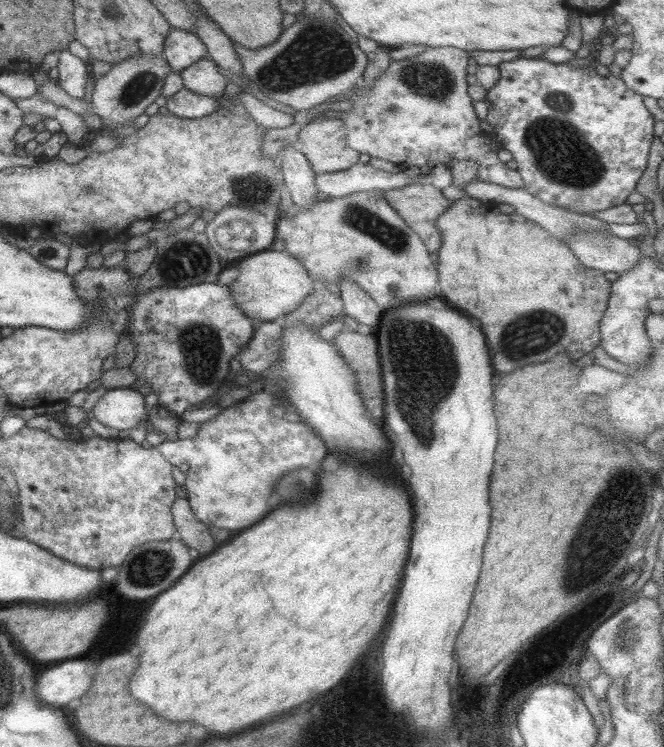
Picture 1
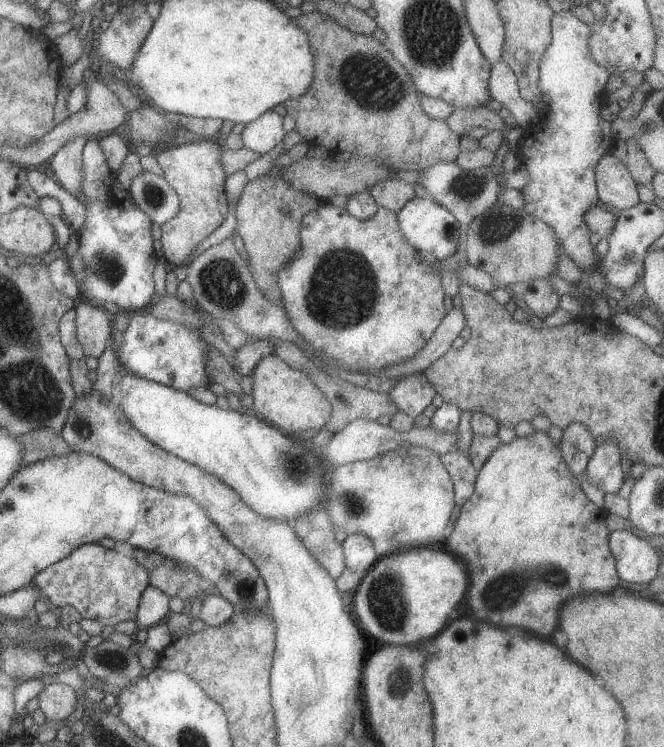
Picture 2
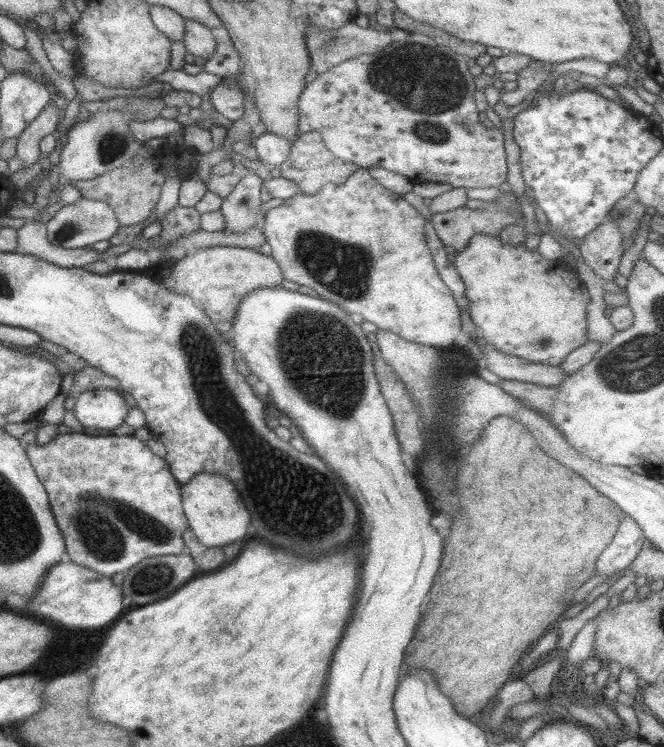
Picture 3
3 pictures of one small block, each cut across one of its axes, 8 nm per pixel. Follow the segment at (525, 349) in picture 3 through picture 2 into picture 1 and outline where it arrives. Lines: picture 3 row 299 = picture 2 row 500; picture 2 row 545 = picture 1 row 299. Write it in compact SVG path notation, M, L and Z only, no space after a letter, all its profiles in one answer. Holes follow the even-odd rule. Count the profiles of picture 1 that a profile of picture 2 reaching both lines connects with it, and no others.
M463 198L463 200L457 200L453 202L453 206L441 214L435 222L435 226L439 228L441 232L441 248L439 248L439 264L437 264L437 270L439 270L439 288L441 288L441 294L443 294L443 300L461 310L463 314L467 314L469 318L477 318L479 320L479 326L481 326L481 332L485 334L485 340L487 340L487 348L489 348L489 354L491 354L491 362L493 362L493 370L497 374L503 374L503 372L511 372L515 368L521 368L521 366L535 366L535 364L541 364L541 362L549 362L555 354L567 354L573 362L579 360L581 356L589 354L597 344L601 344L601 332L599 332L599 322L605 314L605 308L607 308L607 302L609 302L609 296L611 296L611 282L603 278L603 272L601 270L595 270L595 268L585 268L581 264L581 260L573 254L573 250L569 248L567 242L561 242L557 240L555 236L551 236L547 230L543 230L539 224L527 220L525 216L521 214L501 214L497 204L489 202L481 202L481 200L475 200L475 198Z

